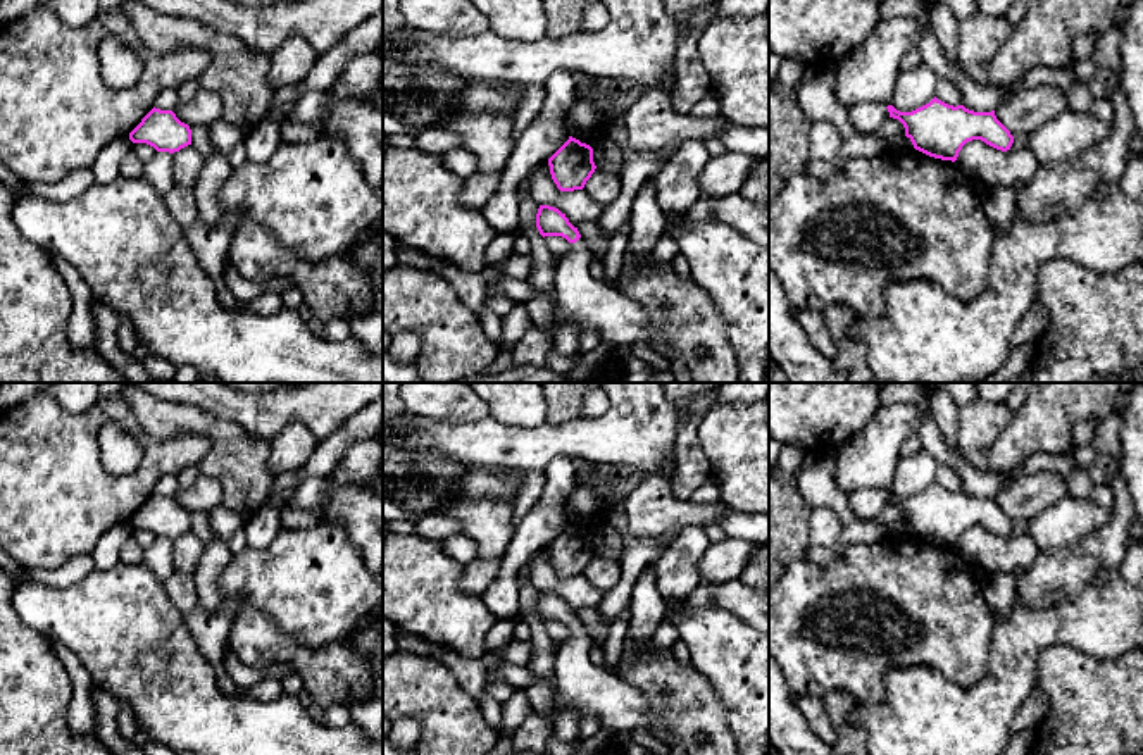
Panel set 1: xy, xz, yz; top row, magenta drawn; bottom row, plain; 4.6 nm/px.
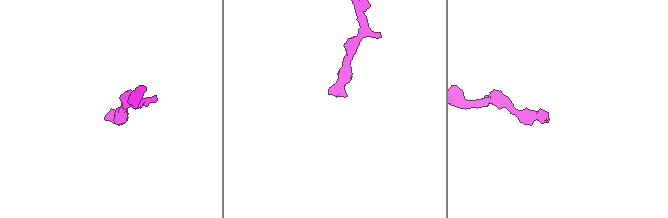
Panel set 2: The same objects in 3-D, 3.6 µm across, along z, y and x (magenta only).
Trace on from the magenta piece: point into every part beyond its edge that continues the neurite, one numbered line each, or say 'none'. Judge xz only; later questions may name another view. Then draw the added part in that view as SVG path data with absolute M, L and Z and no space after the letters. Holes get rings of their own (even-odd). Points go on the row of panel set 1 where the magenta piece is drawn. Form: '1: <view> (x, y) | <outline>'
1: xz (593, 305) | M583 236L571 243L569 253L555 267L555 319L548 329L533 326L514 346L514 365L547 365L553 348L553 331L559 321L572 322L583 331L595 333L602 341L617 345L648 345L669 360L676 383L693 383L686 367L669 345L660 345L650 333L650 315L645 307L622 295L615 286L590 274L593 255Z

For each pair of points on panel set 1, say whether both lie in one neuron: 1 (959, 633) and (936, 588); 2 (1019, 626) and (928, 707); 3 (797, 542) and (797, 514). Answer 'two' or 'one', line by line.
1: one
2: one
3: one

